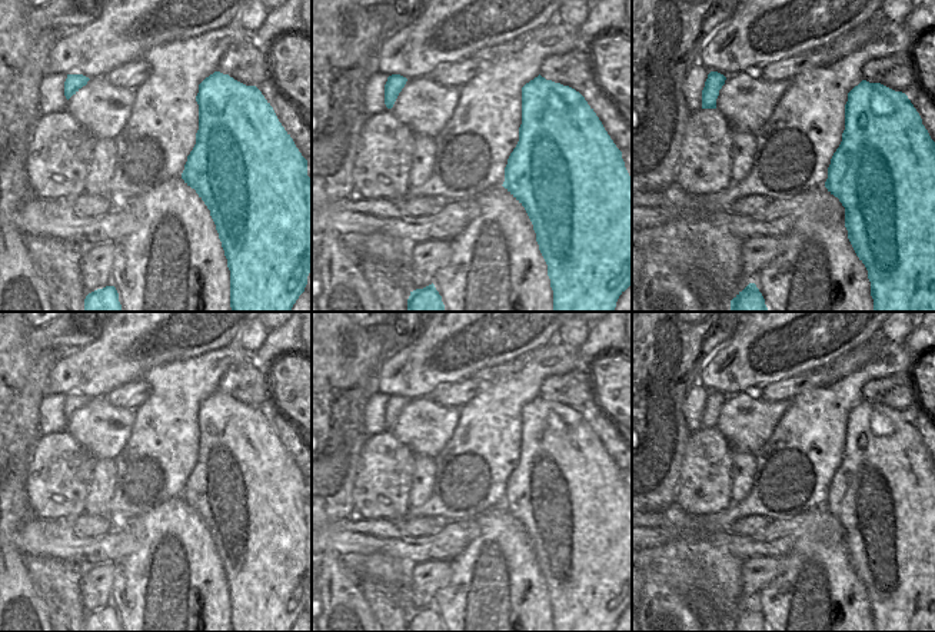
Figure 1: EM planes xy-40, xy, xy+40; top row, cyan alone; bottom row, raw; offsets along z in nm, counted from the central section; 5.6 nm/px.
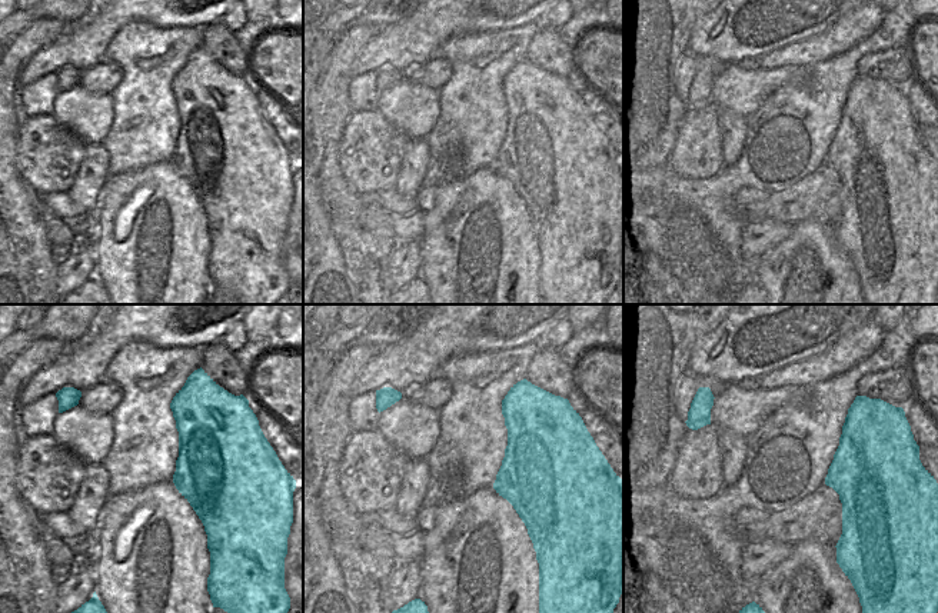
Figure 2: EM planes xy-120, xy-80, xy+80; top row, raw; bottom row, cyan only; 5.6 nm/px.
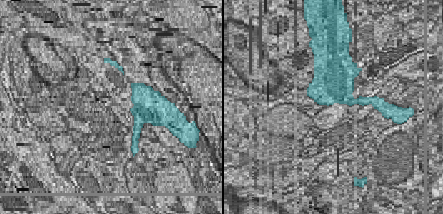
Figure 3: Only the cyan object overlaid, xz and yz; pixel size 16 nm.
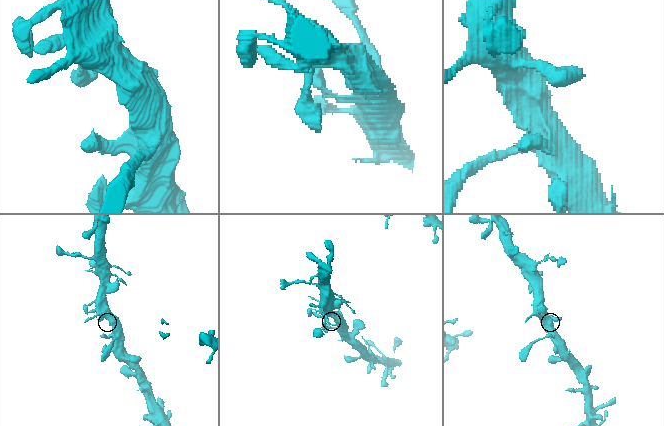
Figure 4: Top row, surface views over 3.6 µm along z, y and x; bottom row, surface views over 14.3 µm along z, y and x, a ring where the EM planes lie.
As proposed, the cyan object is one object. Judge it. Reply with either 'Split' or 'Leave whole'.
Leave whole

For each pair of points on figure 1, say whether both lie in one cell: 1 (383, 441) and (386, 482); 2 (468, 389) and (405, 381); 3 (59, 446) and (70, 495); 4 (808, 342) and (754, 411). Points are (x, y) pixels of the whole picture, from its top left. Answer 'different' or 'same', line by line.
1: same
2: different
3: same
4: different

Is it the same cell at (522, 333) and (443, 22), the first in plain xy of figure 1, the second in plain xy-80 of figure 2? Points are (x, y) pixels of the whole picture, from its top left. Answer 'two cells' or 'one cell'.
one cell

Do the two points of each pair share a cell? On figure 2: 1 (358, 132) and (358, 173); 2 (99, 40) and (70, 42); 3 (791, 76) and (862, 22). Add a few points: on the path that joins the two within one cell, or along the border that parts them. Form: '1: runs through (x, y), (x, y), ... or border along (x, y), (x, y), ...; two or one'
1: runs through (355, 142), (358, 163); one
2: runs through (92, 40), (77, 42); one
3: border along (810, 66), (778, 66), (769, 70); two

